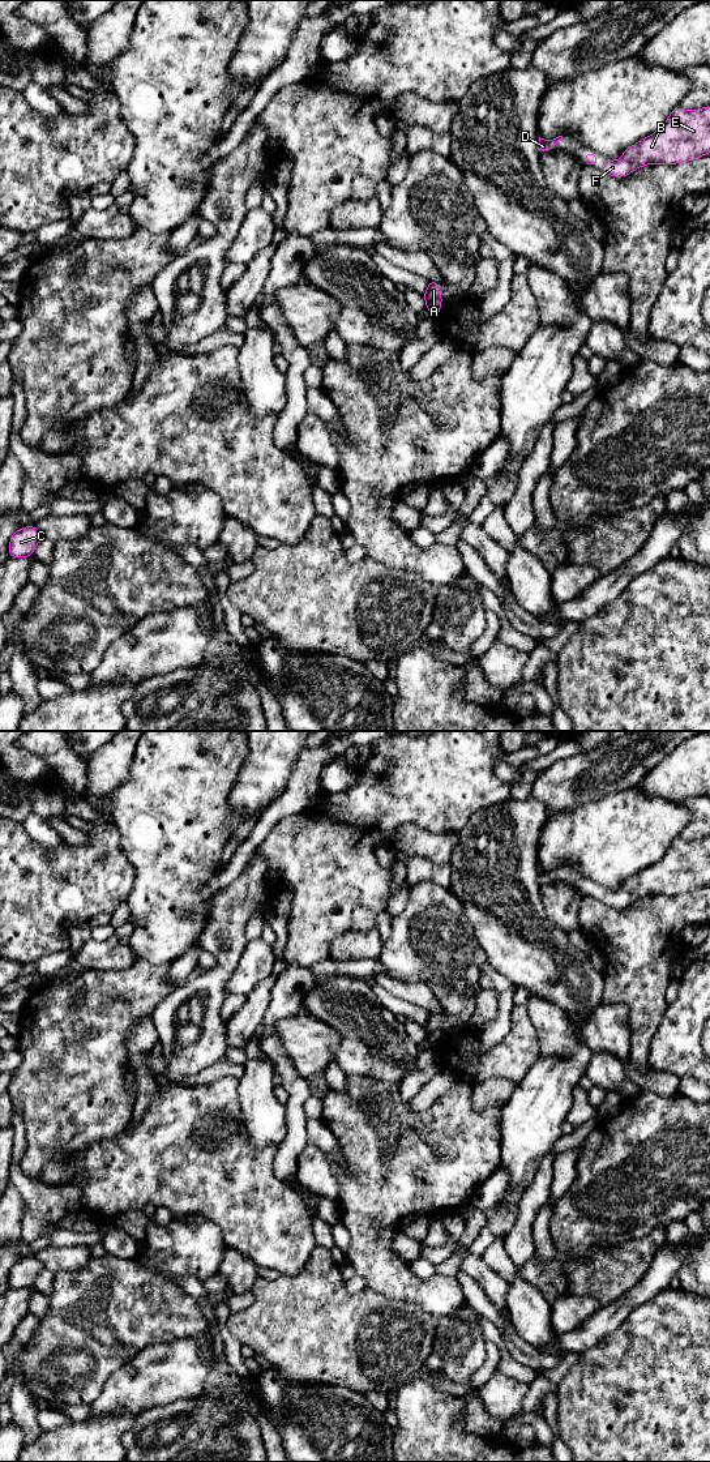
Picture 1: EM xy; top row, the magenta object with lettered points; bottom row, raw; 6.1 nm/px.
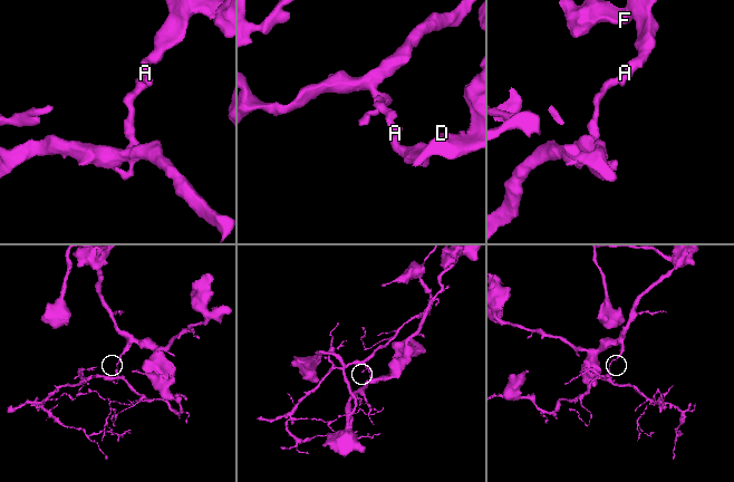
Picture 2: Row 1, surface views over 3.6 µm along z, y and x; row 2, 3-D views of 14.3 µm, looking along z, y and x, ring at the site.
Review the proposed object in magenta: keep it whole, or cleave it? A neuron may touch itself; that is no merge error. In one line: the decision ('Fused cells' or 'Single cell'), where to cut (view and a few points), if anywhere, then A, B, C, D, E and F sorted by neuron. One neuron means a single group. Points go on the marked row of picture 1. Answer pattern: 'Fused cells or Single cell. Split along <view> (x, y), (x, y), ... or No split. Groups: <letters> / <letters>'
Fused cells. Split along xy (441, 300), (426, 304). Groups: A B D E F / C

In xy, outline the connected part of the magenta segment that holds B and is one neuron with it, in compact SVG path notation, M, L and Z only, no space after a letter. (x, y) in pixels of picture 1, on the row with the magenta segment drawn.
M677 106L656 132L628 146L619 161L606 159L600 170L610 176L625 178L646 164L677 164L706 154L710 154L710 106L694 111Z

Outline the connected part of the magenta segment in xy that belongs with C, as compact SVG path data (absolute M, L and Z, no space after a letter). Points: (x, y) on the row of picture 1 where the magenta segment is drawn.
M23 526L12 534L8 553L10 557L30 557L43 538L43 533L37 526Z

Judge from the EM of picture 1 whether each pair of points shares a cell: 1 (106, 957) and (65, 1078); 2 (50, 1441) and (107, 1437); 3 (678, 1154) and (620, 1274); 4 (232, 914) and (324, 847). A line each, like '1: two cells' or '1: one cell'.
1: two cells
2: one cell
3: two cells
4: two cells

